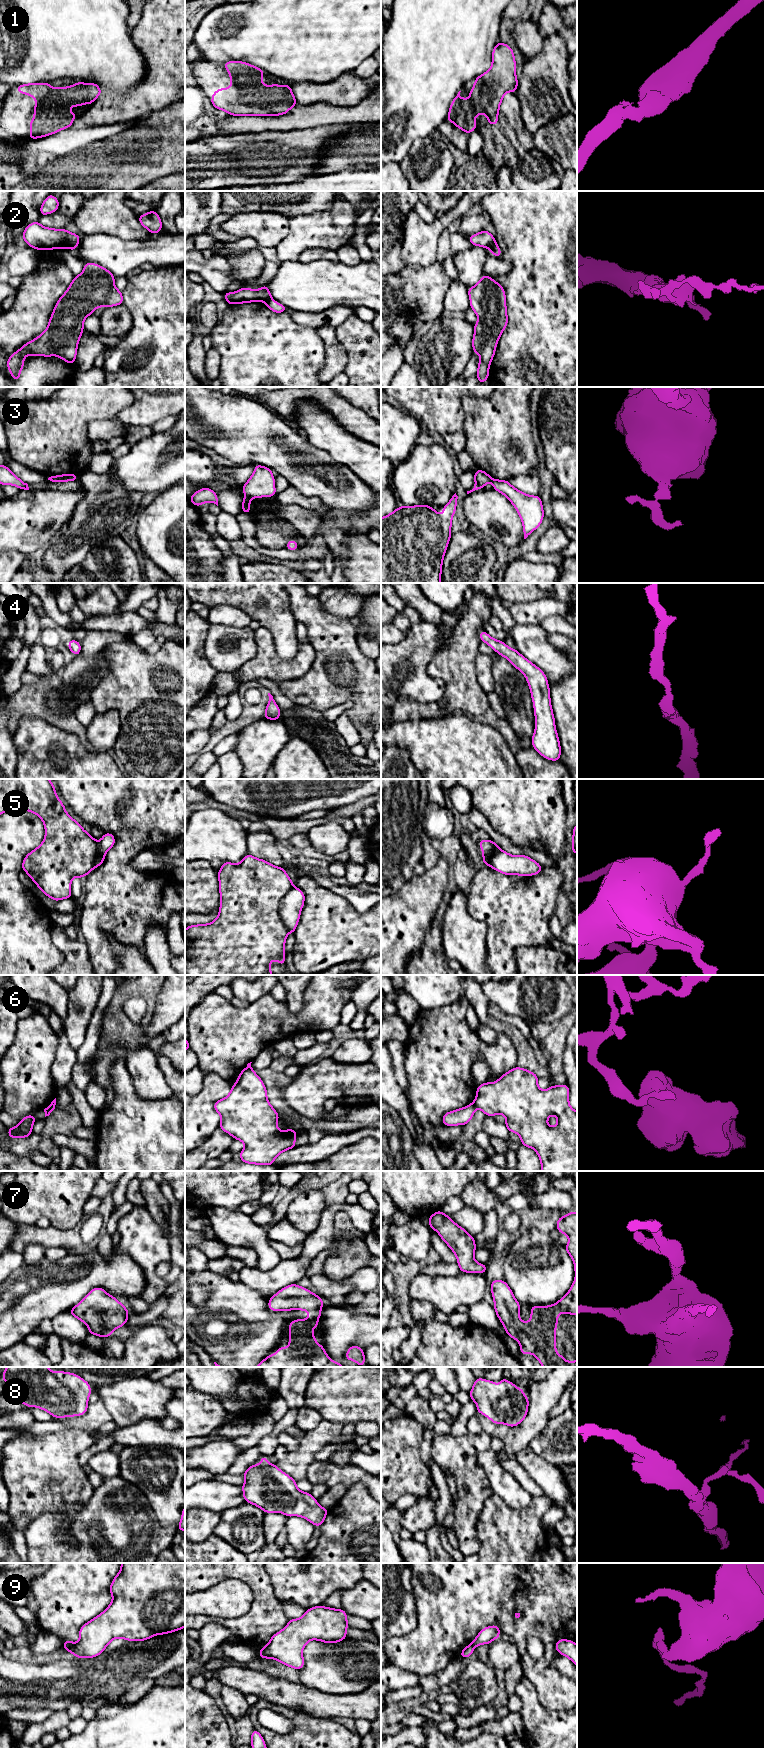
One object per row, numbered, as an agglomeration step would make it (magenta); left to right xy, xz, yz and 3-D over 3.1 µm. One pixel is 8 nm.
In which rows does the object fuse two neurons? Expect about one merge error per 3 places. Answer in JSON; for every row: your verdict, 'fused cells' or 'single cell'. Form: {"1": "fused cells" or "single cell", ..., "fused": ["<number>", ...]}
{"1": "single cell", "2": "fused cells", "3": "fused cells", "4": "single cell", "5": "fused cells", "6": "fused cells", "7": "single cell", "8": "single cell", "9": "fused cells", "fused": ["2", "3", "5", "6", "9"]}

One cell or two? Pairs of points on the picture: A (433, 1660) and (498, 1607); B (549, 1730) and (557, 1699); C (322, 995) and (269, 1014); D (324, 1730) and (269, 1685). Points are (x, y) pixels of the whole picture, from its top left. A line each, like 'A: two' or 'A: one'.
A: one
B: two
C: one
D: two

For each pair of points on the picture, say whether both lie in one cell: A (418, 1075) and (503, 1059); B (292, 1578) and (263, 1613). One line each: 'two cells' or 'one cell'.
A: one cell
B: two cells

